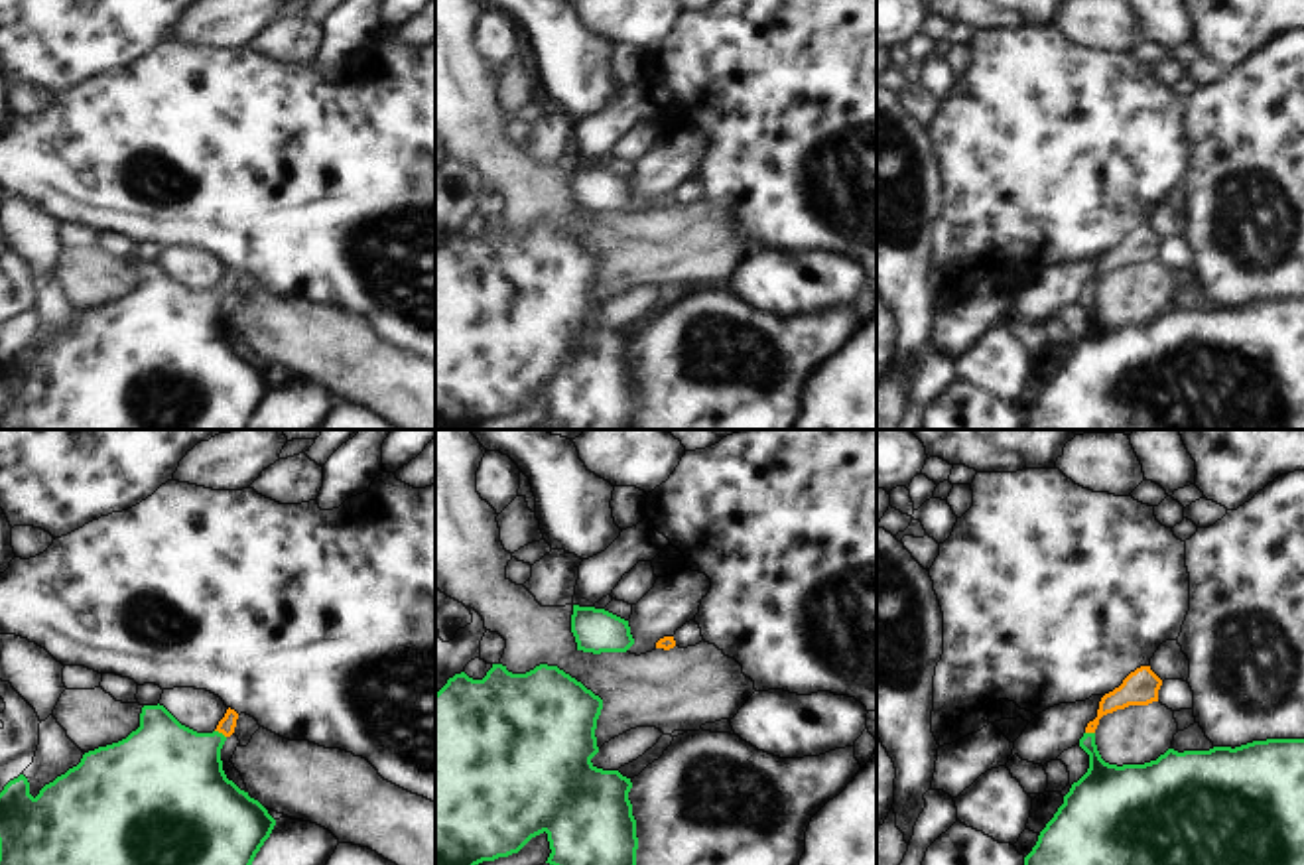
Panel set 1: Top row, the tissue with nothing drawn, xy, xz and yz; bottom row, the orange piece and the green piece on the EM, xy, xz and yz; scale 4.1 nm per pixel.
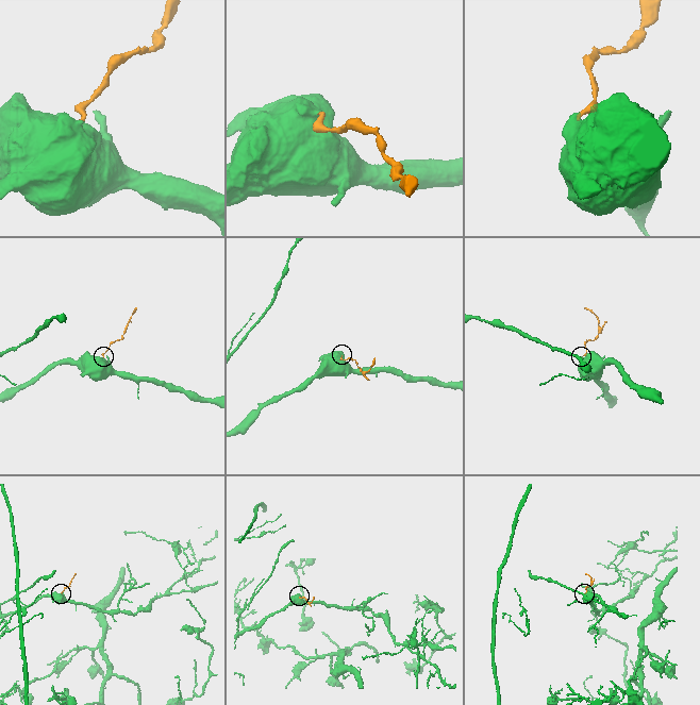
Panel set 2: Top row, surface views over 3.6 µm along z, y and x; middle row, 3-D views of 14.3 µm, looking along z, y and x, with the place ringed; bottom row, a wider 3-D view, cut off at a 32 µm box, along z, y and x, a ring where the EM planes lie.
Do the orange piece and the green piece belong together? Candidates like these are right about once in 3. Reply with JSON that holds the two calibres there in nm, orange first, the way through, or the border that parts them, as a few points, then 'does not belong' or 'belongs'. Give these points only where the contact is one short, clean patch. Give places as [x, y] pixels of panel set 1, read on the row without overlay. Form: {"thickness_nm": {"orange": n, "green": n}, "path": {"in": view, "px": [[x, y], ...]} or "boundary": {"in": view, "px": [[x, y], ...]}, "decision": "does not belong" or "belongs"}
{"thickness_nm": {"orange": 70, "green": 380}, "path": {"in": "xy", "px": [[227, 282], [221, 290], [176, 332]]}, "decision": "belongs"}

